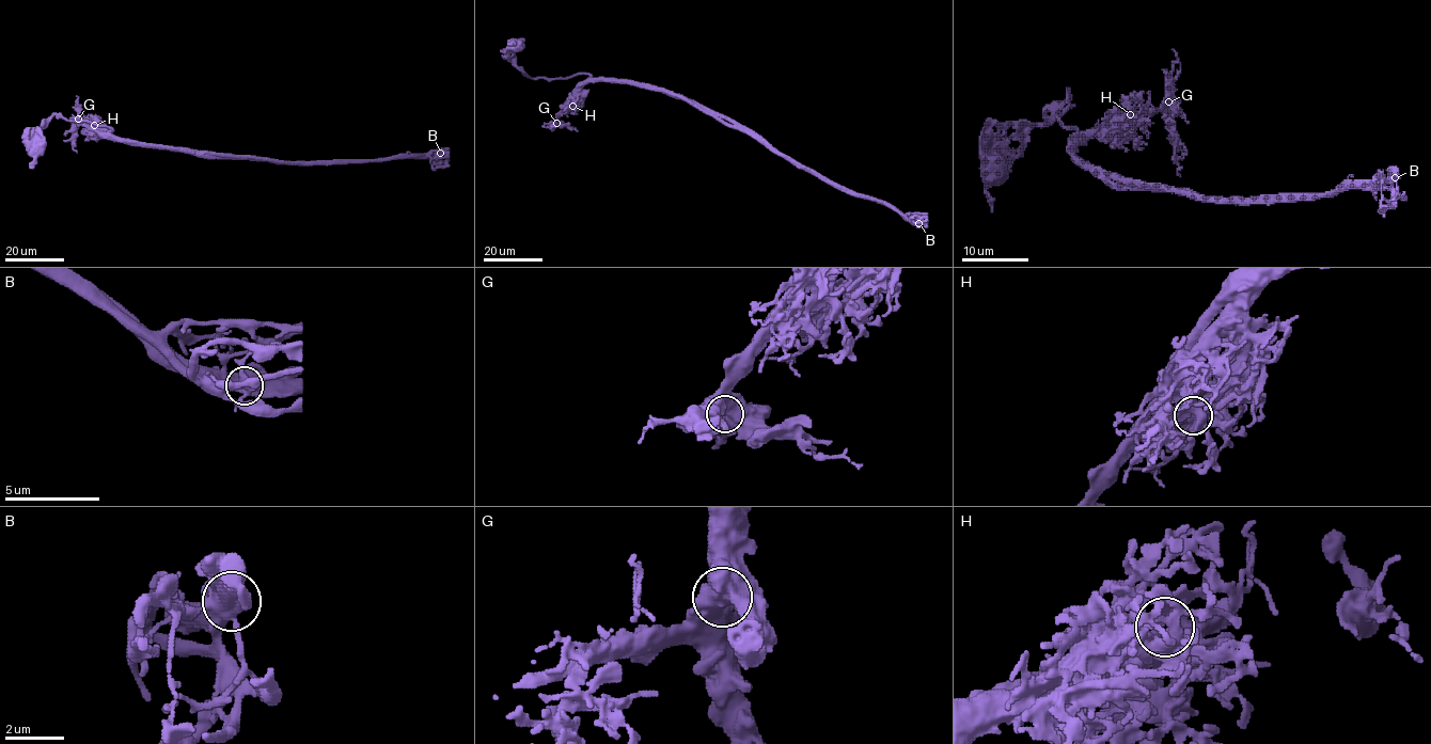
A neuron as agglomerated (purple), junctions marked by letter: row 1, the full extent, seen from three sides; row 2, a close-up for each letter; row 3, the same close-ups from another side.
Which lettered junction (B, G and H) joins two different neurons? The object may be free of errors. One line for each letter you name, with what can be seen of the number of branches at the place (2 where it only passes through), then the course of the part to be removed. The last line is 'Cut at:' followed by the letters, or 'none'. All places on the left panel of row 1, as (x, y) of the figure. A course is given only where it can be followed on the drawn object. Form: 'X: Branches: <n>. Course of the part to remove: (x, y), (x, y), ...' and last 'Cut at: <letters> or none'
B: Branches: 4. Course of the part to remove: (440, 153), (374, 160), (278, 162), (119, 141), (105, 138), (95, 129), (77, 123), (73, 147), (77, 153)
Cut at: B

